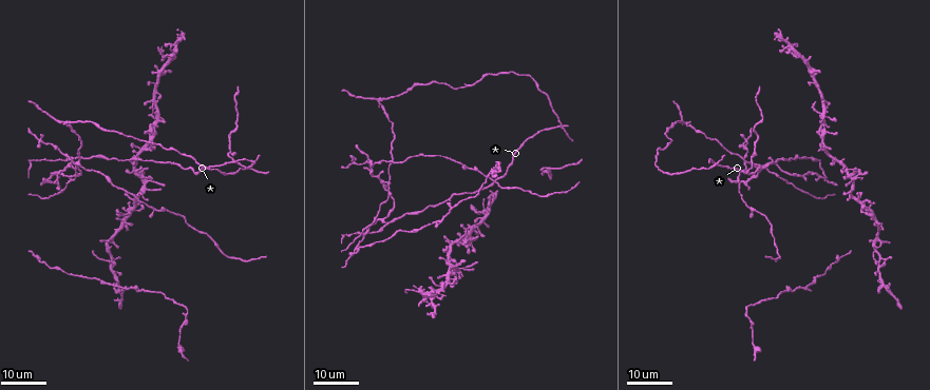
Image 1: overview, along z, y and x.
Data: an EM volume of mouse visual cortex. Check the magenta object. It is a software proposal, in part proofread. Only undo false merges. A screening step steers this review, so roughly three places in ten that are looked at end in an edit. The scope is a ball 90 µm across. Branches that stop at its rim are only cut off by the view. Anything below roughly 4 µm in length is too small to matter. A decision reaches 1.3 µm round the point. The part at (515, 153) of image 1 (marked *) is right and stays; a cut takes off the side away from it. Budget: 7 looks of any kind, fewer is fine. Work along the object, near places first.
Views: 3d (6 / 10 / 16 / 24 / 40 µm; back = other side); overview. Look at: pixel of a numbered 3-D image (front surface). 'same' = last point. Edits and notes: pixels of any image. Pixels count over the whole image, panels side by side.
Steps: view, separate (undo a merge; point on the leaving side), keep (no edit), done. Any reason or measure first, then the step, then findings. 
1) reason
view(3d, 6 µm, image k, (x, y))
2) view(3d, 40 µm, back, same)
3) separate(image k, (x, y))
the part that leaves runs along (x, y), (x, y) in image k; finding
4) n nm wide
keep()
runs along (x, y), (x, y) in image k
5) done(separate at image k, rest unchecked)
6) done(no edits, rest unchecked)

three-way junction
view(3d, 16 µm, image 1, (454, 241))

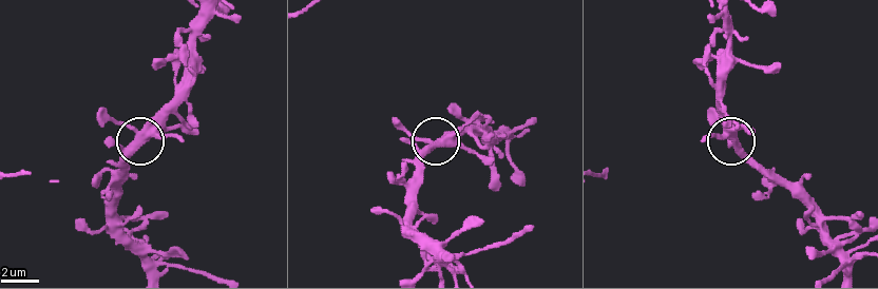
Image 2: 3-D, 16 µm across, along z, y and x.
view(3d, 6 µm, image 2, (143, 138))

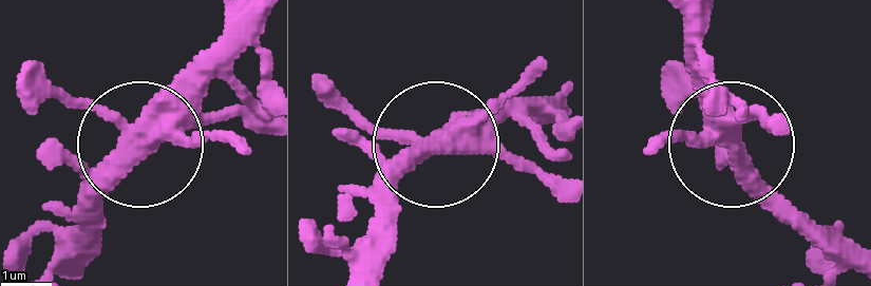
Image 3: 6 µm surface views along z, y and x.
keep()
continuous, no second cell

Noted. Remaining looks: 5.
four or more arms meet
view(3d, 16 µm, image 1, (126, 214))

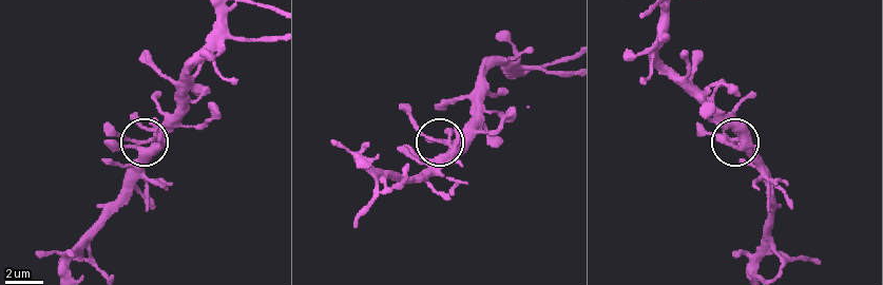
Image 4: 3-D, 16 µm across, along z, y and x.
closer look
view(3d, 6 µm, image 4, (735, 142))

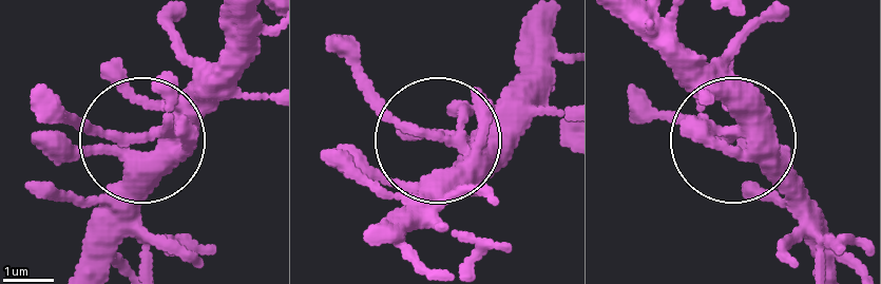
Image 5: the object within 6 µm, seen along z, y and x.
keep()
runs along (249, 11), (148, 133), (111, 137), (39, 112) in image 5; one cell here

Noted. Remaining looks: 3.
view(3d, 16 µm, image 1, (149, 180))

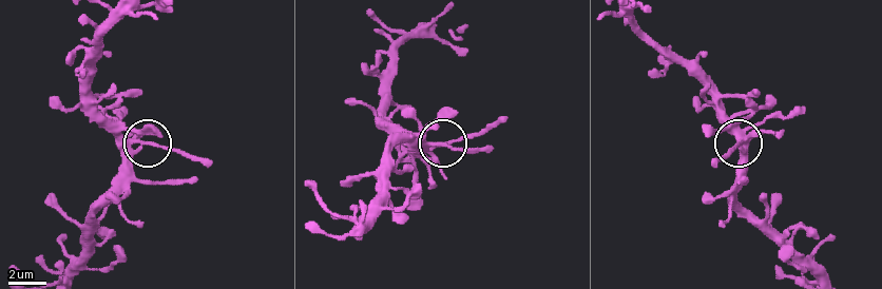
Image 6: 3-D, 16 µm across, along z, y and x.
view(3d, 6 µm, image 6, (742, 145))

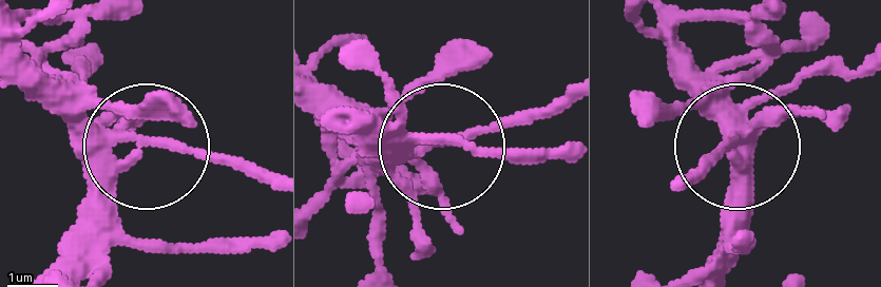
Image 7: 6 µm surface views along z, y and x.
330 nm wide
keep()
all the same cell

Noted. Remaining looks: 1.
done(no edits, rest unchecked)

